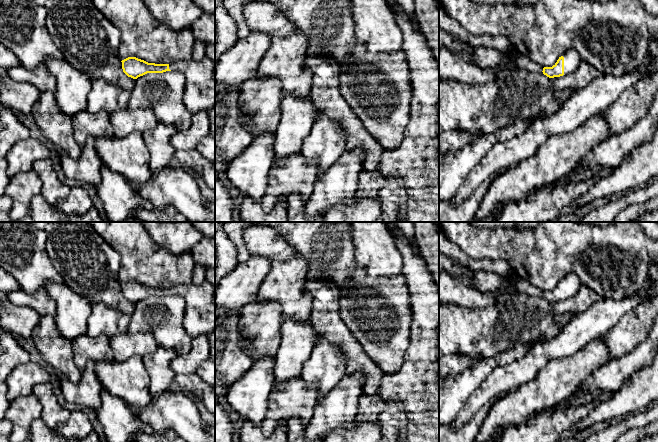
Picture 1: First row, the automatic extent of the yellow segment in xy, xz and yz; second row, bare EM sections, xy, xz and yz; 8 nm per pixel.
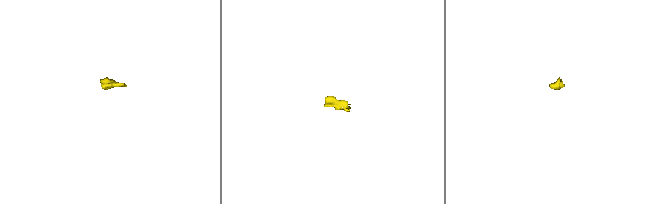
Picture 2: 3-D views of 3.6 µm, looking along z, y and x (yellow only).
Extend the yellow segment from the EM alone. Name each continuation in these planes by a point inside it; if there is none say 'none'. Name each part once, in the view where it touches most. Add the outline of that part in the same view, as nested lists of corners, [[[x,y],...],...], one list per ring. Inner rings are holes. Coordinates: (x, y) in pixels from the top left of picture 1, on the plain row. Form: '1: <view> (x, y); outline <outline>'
1: yz (571, 282); outline [[[570,273],[564,277],[563,281],[564,298],[569,298],[575,295],[581,285],[580,279],[574,273]]]

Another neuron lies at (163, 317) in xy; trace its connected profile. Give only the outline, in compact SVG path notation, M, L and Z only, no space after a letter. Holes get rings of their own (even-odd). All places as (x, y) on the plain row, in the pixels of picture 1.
M177 295L147 297L135 303L127 332L150 332L158 346L171 348L178 355L191 351L192 338L184 330L184 300Z

